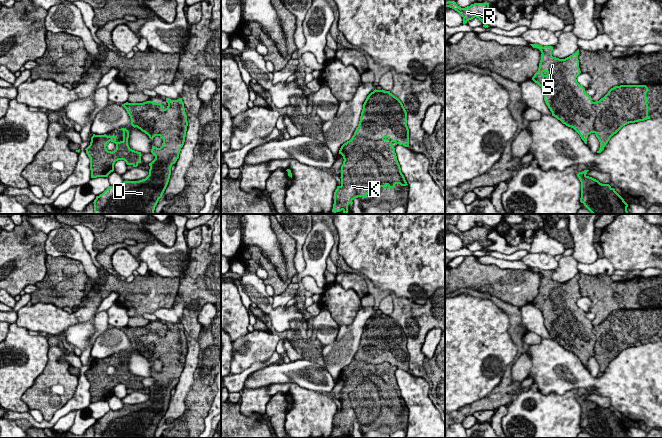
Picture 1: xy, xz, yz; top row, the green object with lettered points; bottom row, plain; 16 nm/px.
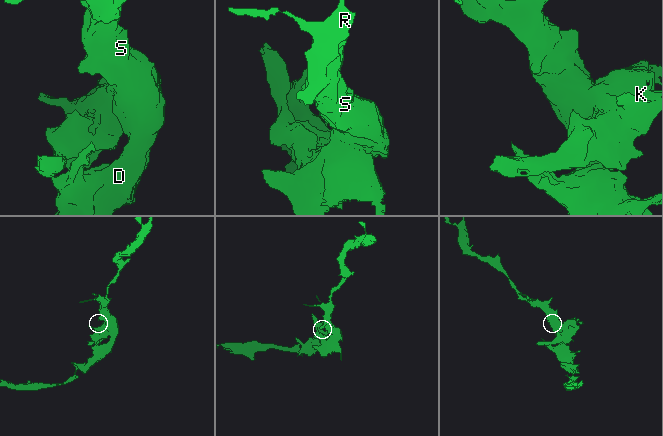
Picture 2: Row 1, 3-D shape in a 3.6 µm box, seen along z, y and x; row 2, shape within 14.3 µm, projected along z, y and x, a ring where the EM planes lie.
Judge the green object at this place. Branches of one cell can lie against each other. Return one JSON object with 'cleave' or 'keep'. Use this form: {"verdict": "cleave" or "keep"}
{"verdict": "cleave"}

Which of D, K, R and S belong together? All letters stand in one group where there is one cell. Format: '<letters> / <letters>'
D R S / K

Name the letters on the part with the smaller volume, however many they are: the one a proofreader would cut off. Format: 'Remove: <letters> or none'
Remove: K

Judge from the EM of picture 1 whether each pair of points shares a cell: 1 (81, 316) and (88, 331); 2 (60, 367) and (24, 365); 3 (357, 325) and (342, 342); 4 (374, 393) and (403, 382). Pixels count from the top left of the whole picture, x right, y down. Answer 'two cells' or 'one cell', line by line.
1: two cells
2: two cells
3: one cell
4: two cells

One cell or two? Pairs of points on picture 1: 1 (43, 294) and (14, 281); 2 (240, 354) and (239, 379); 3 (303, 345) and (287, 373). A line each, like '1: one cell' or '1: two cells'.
1: two cells
2: two cells
3: two cells

